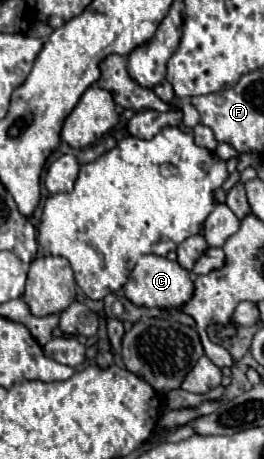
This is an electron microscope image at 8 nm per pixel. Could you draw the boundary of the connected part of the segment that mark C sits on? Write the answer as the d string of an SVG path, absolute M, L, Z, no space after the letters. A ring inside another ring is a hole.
M148 254L136 262L136 268L130 272L130 278L124 286L124 294L132 304L144 308L182 308L194 294L192 272L164 256Z

